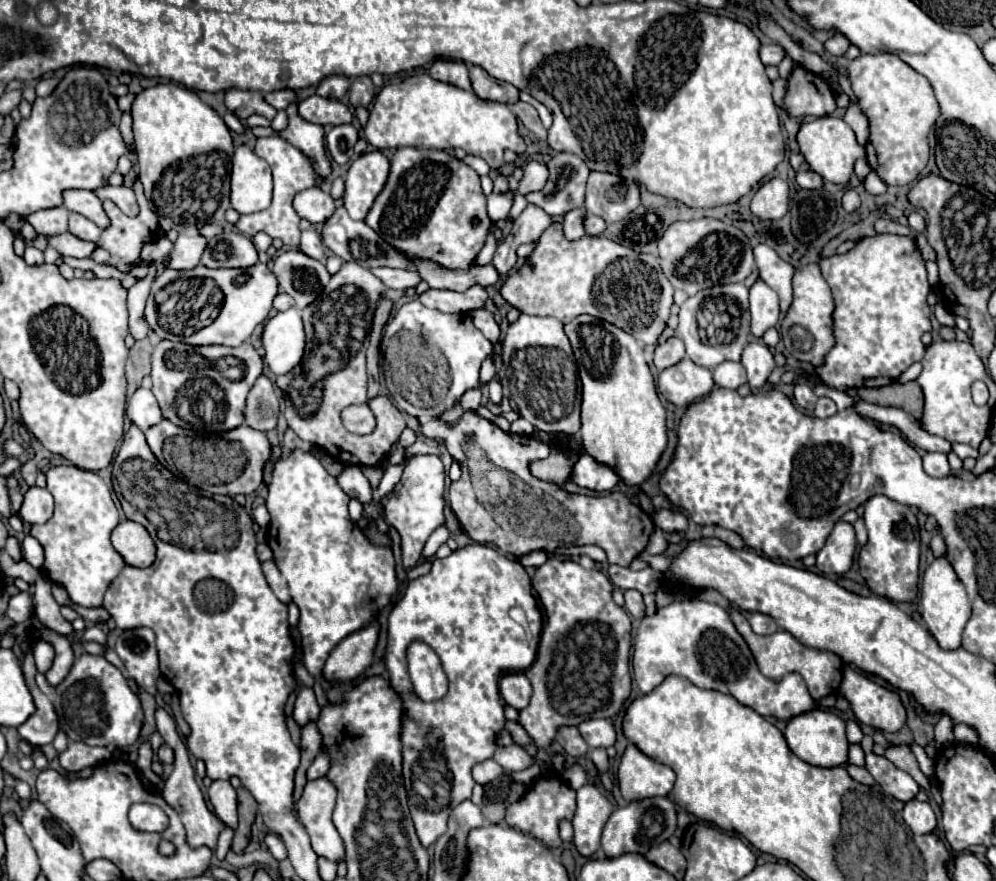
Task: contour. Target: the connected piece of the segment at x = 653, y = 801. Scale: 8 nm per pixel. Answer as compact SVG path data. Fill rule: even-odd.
M651 797L643 801L633 801L611 813L603 829L601 847L607 857L619 857L623 853L645 855L651 847L667 841L675 833L675 829L677 829L677 811L675 803L669 797Z

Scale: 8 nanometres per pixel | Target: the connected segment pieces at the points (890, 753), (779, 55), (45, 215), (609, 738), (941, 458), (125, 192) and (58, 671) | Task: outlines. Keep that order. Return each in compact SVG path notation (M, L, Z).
M901 743L901 745L891 745L889 749L885 749L885 757L895 763L899 769L903 769L905 773L909 773L925 791L929 791L929 779L923 775L923 771L919 769L919 763L911 751L909 743Z
M761 45L761 49L759 49L759 59L765 65L779 65L783 57L785 57L785 53L779 45Z
M61 205L61 207L51 207L45 211L35 211L25 221L29 221L39 235L51 237L51 235L67 231L67 217L69 217L69 211Z
M587 719L579 725L579 733L591 749L609 747L615 743L615 729L607 719Z
M925 453L923 455L923 467L931 477L945 477L951 473L947 455L943 455L943 453Z
M105 185L105 187L99 187L95 191L95 195L99 199L111 199L123 213L127 215L137 215L139 207L137 207L137 201L135 201L135 193L133 189L125 187L125 185L119 185L119 187L113 187L113 185Z
M55 637L53 645L55 645L57 655L55 655L51 669L45 673L45 677L47 677L47 683L51 687L57 687L65 679L65 675L69 673L75 657L73 657L73 651L71 651L71 643L65 637Z

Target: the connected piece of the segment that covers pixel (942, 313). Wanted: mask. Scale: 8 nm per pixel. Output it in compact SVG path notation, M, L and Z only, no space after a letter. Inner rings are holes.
M943 303L935 305L935 317L939 321L939 325L945 325L945 327L955 327L955 317L945 309Z

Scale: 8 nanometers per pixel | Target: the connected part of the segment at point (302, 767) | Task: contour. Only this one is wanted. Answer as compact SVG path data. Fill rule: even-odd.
M307 723L301 731L301 763L295 771L295 791L293 791L293 801L295 803L299 801L301 791L307 783L305 771L313 763L313 759L319 755L319 749L321 749L321 735L319 735L315 723Z

